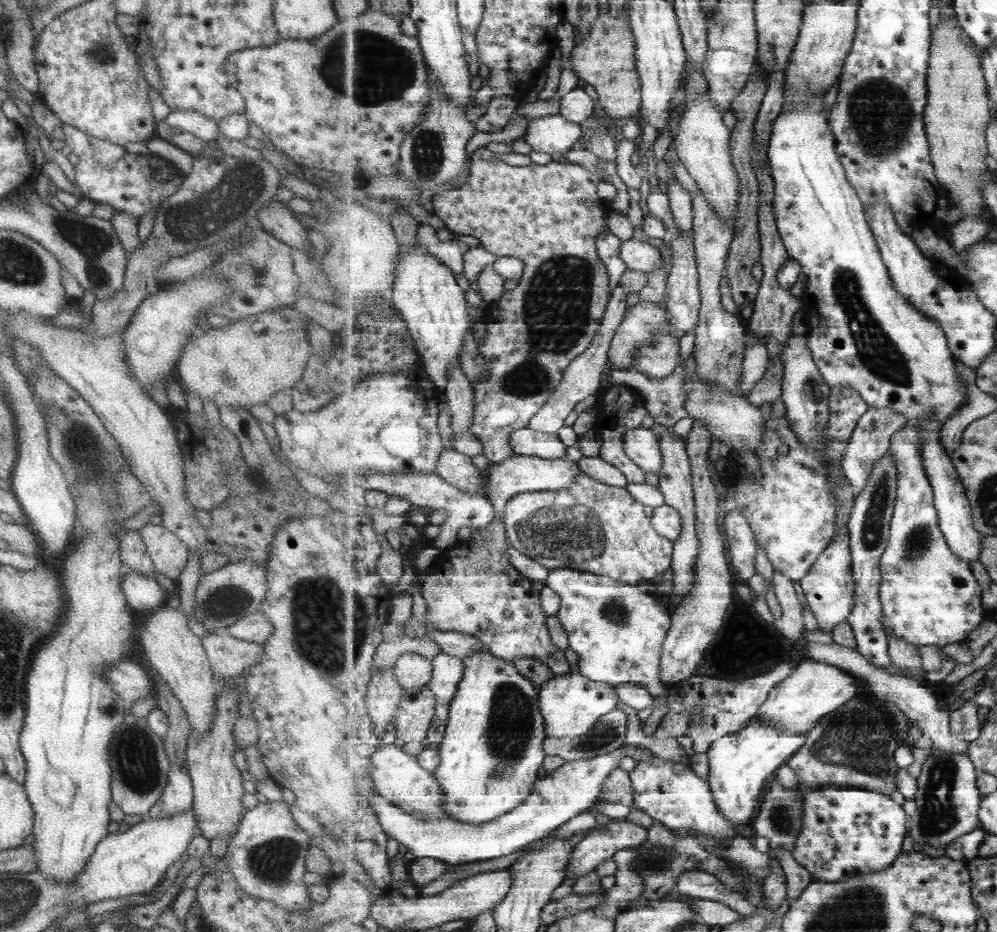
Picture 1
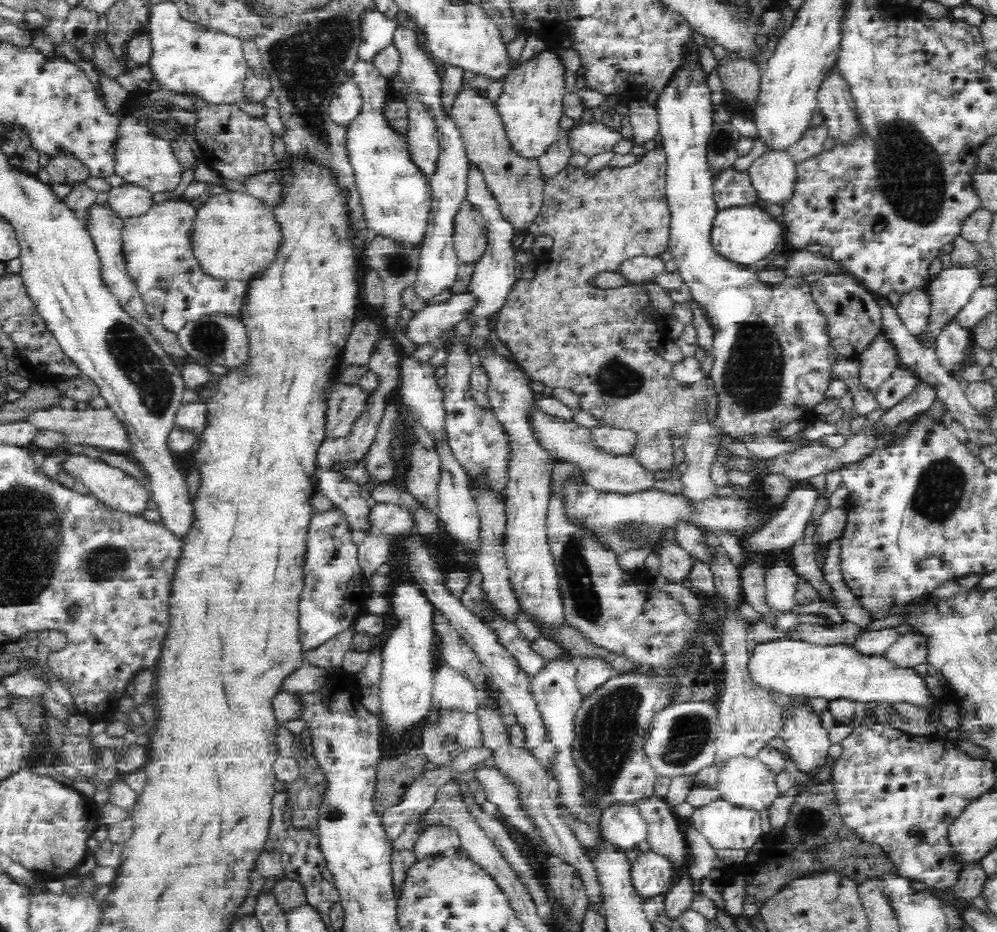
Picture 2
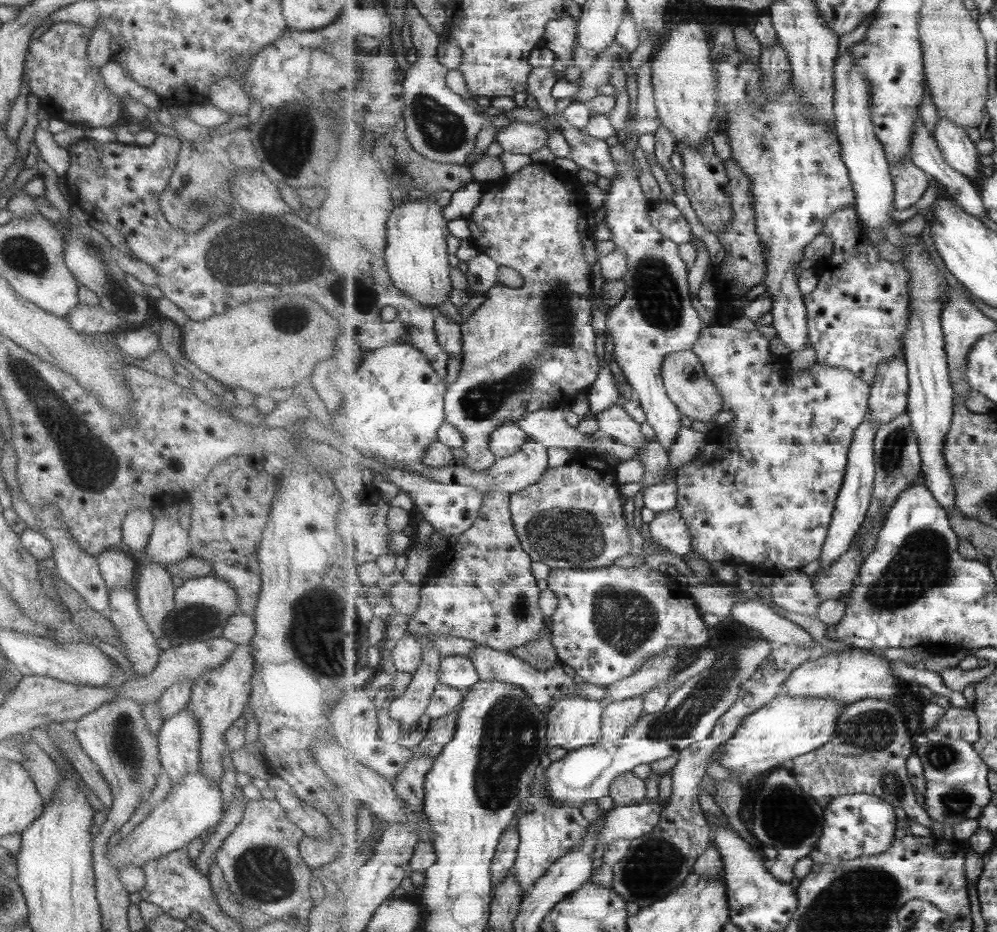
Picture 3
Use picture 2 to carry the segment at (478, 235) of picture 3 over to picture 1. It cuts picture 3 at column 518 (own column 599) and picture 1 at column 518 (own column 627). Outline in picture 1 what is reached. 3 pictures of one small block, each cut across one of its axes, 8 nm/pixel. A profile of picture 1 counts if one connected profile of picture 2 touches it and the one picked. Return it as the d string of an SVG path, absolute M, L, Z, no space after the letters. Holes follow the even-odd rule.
M482 145L469 156L471 162L471 172L469 177L456 190L442 192L440 195L433 197L432 204L434 213L441 219L448 229L455 234L464 234L474 236L485 250L489 250L495 256L513 256L525 262L525 272L523 278L519 281L519 285L512 291L505 291L498 301L494 301L495 306L491 308L492 318L487 320L487 341L478 347L480 355L488 364L489 373L481 377L476 383L472 383L475 396L475 415L473 425L470 432L475 434L483 444L484 456L489 460L490 464L500 464L505 460L509 460L517 456L513 451L511 443L512 435L520 429L529 427L531 420L541 411L541 408L549 401L549 398L556 392L560 386L560 380L564 377L567 367L577 358L581 356L587 348L593 345L595 335L599 333L599 327L603 323L602 318L605 317L605 311L609 306L611 296L609 296L609 270L601 258L597 250L597 237L603 232L607 232L607 210L603 200L597 194L597 184L599 184L599 176L591 173L587 168L571 163L559 163L551 161L545 165L539 163L531 163L529 166L509 166L507 162L501 162L497 158L497 154L490 152Z

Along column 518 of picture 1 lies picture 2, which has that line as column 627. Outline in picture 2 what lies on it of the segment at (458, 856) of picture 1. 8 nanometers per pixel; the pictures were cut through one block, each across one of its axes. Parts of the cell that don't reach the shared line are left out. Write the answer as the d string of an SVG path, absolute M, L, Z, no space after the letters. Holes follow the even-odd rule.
M612 806L600 818L603 840L618 852L636 849L647 839L647 822L636 806Z

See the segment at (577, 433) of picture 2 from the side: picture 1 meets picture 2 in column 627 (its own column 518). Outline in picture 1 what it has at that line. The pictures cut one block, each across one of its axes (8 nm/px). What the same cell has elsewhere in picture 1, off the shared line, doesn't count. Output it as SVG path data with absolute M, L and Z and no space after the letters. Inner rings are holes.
M517 455L500 464L490 464L486 471L487 485L485 495L491 499L496 510L496 517L504 517L507 502L525 492L556 491L569 485L582 474L578 462L567 459L545 460L538 457Z

